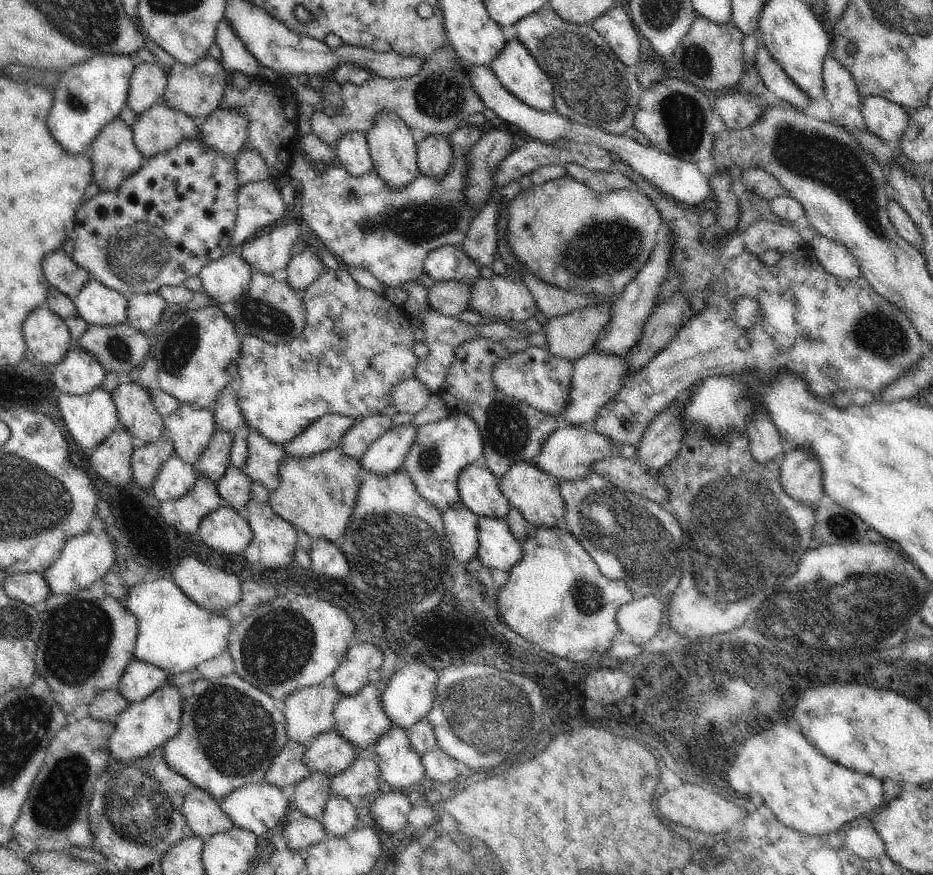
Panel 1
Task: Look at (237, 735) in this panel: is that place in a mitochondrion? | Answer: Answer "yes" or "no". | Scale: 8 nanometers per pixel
yes

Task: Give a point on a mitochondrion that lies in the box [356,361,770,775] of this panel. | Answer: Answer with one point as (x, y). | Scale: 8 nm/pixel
(486, 715)

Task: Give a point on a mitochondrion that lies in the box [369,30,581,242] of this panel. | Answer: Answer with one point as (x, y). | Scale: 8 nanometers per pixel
(442, 95)

